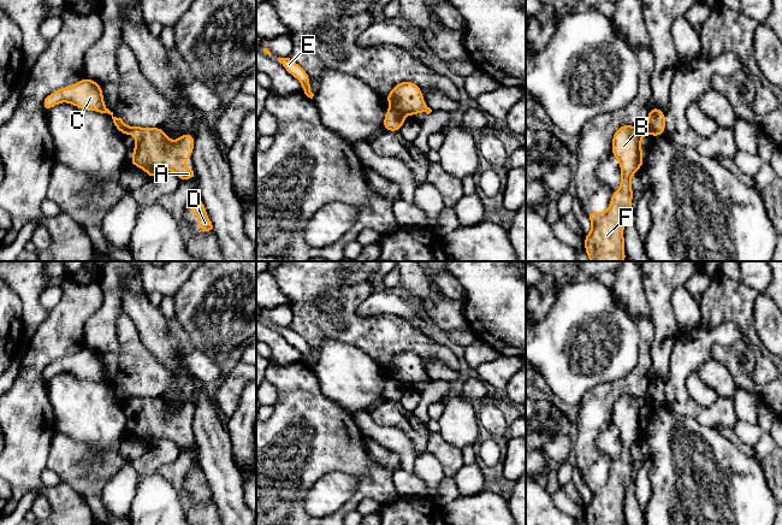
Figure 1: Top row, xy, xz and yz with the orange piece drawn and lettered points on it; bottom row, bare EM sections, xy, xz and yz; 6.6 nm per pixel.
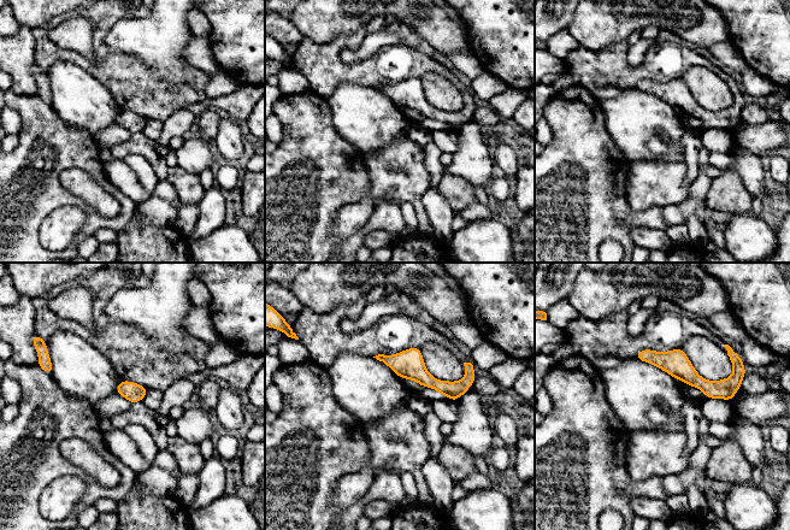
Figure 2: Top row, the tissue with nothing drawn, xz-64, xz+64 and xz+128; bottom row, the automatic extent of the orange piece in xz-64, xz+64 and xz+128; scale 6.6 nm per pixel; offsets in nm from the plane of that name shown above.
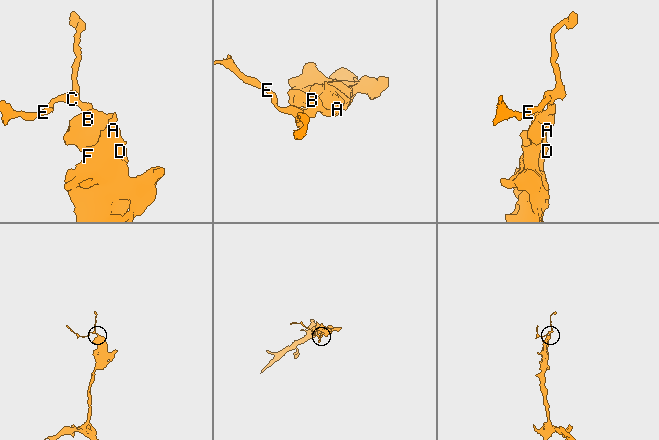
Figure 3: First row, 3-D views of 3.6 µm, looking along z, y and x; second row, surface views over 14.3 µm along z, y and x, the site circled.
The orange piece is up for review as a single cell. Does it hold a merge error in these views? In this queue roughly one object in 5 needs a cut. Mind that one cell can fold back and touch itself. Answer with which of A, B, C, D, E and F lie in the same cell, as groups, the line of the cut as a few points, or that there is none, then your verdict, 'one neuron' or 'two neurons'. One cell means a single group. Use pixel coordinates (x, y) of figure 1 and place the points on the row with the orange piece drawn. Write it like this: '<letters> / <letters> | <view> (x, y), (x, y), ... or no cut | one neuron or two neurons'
A B D F / C E | xz (392, 106), (402, 114) | two neurons

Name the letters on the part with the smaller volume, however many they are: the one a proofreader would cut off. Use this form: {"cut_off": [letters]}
{"cut_off": ["C", "E"]}

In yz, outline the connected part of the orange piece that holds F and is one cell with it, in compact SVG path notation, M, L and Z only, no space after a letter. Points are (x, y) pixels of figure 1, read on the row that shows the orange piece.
M626 124L612 135L612 149L621 166L621 185L612 193L605 212L587 212L592 230L585 236L585 252L590 261L624 261L624 222L633 211L630 179L644 165L641 140L645 128Z

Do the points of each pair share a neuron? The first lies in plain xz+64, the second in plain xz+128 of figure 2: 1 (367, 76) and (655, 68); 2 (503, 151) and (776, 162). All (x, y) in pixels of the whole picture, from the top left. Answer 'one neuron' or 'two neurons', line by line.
1: one neuron
2: one neuron

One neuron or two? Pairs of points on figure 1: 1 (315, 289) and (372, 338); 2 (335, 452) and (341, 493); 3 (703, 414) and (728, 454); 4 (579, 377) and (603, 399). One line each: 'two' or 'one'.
1: two
2: two
3: two
4: two

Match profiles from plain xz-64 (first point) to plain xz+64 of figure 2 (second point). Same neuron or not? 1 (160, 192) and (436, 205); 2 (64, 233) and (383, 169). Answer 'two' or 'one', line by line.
1: one
2: one

